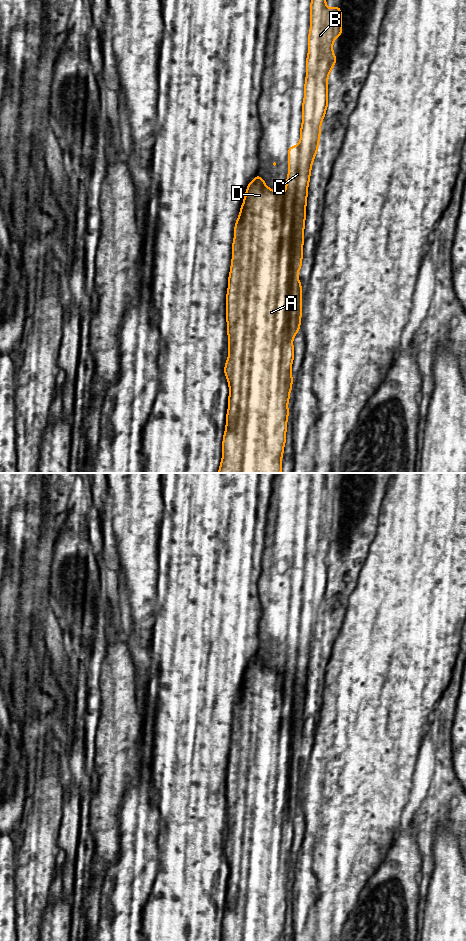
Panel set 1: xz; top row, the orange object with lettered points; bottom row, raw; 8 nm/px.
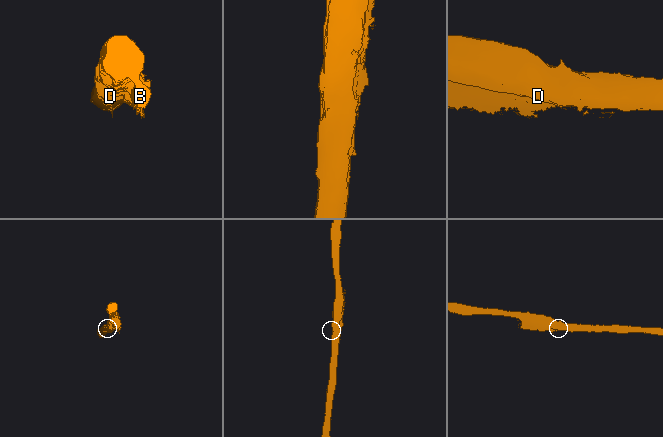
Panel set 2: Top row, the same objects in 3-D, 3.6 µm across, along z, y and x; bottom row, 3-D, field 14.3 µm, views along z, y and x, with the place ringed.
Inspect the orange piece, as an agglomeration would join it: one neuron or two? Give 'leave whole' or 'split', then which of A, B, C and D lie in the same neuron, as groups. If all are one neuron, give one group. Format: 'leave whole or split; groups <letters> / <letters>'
leave whole; groups A B C D

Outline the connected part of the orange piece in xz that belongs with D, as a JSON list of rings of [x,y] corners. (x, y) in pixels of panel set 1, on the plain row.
[[[312,473],[300,622],[288,629],[289,647],[285,671],[280,674],[268,668],[264,659],[257,654],[247,666],[243,685],[235,703],[226,775],[229,833],[224,853],[229,865],[229,878],[221,941],[281,941],[283,938],[289,896],[287,885],[293,862],[291,854],[294,840],[293,818],[300,810],[302,795],[302,762],[298,760],[298,753],[303,738],[308,665],[312,644],[318,631],[321,603],[328,587],[328,556],[337,541],[337,537],[333,534],[333,522],[342,513],[341,488],[339,486],[328,488],[326,485],[326,473]]]

